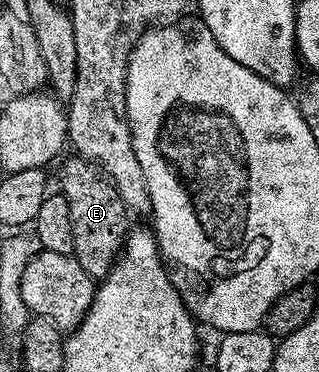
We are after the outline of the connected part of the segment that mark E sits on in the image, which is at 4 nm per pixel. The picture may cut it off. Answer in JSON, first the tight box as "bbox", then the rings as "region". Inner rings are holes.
{"bbox":[59,157,127,281],"region":[[[72,157],[61,167],[61,187],[59,193],[67,201],[71,209],[71,229],[73,230],[73,256],[77,258],[78,268],[85,271],[94,281],[100,281],[109,274],[109,268],[115,262],[115,256],[122,246],[127,234],[125,227],[125,215],[127,208],[125,202],[119,197],[115,185],[106,176],[101,174],[101,168],[96,163],[90,163],[88,159]]]}

